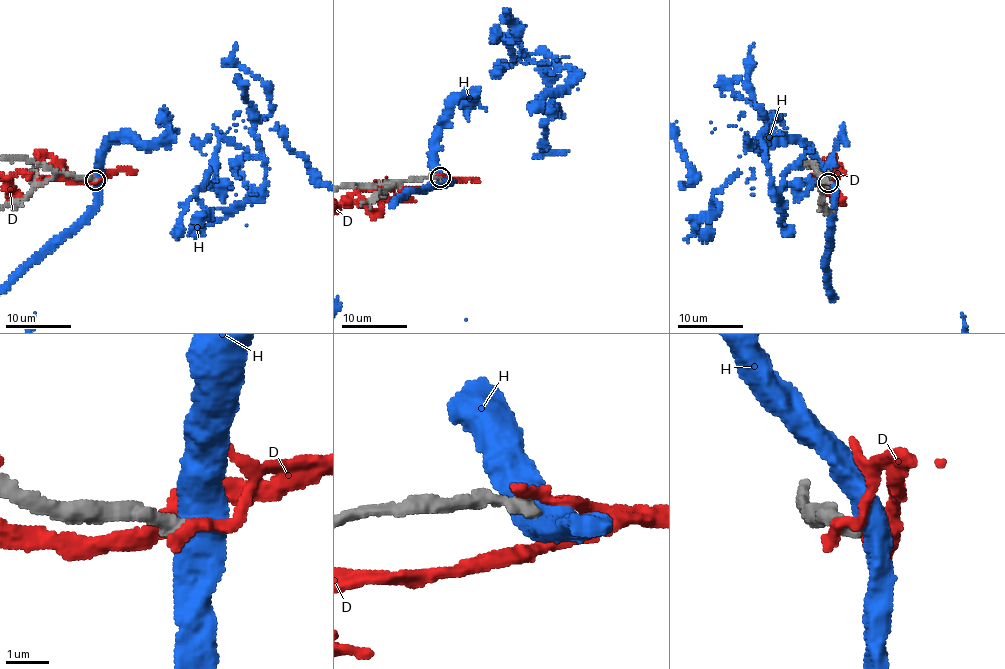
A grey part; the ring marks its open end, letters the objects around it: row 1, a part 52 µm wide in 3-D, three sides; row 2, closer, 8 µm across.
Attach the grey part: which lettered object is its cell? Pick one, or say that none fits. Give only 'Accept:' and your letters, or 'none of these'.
Accept: none of these

